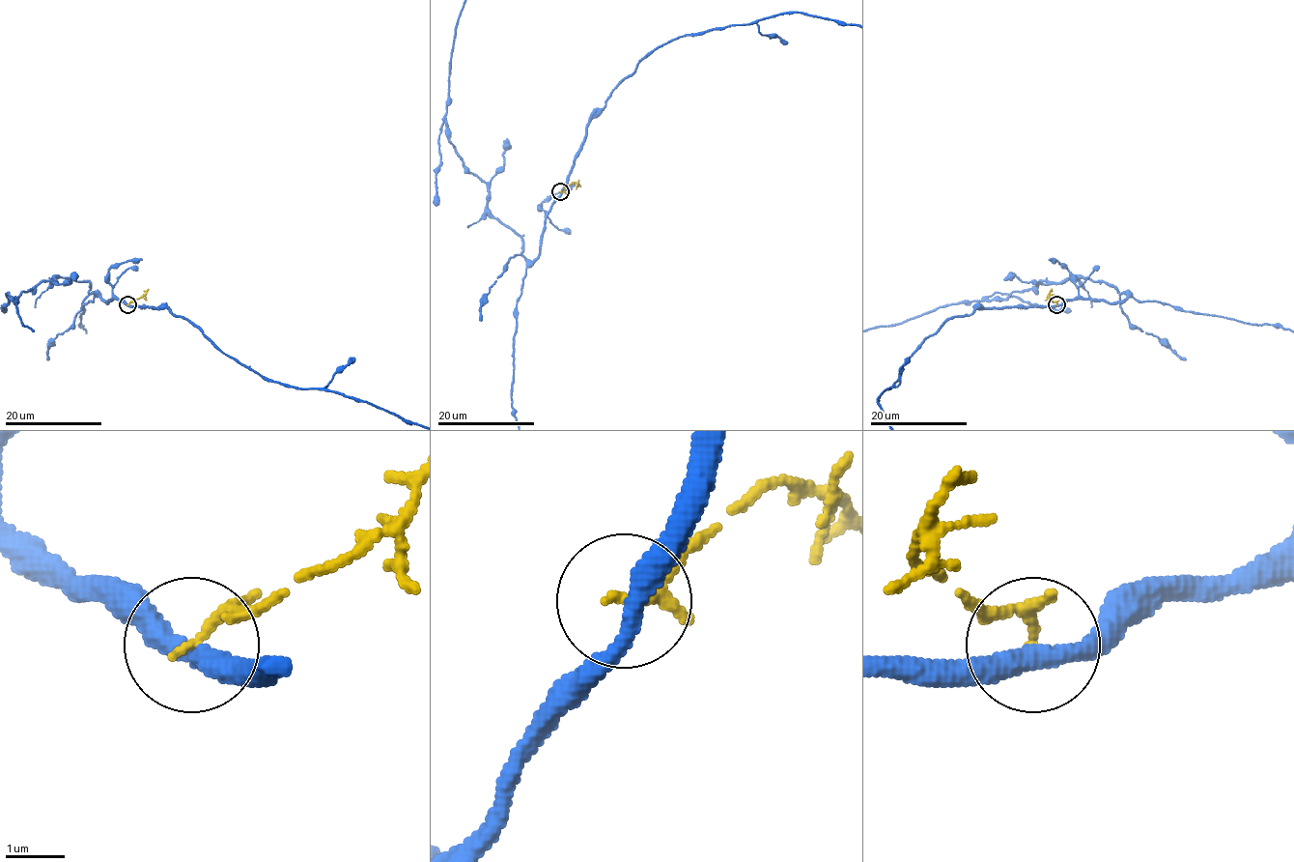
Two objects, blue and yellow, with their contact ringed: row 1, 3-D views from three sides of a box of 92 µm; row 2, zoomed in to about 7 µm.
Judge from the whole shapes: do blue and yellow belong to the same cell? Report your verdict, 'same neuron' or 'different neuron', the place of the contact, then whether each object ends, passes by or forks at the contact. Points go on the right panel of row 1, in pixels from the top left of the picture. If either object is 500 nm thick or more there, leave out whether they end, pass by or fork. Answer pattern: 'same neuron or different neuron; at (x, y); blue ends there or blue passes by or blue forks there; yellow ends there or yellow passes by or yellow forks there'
different neuron; at (1056, 304); blue passes by; yellow passes by

